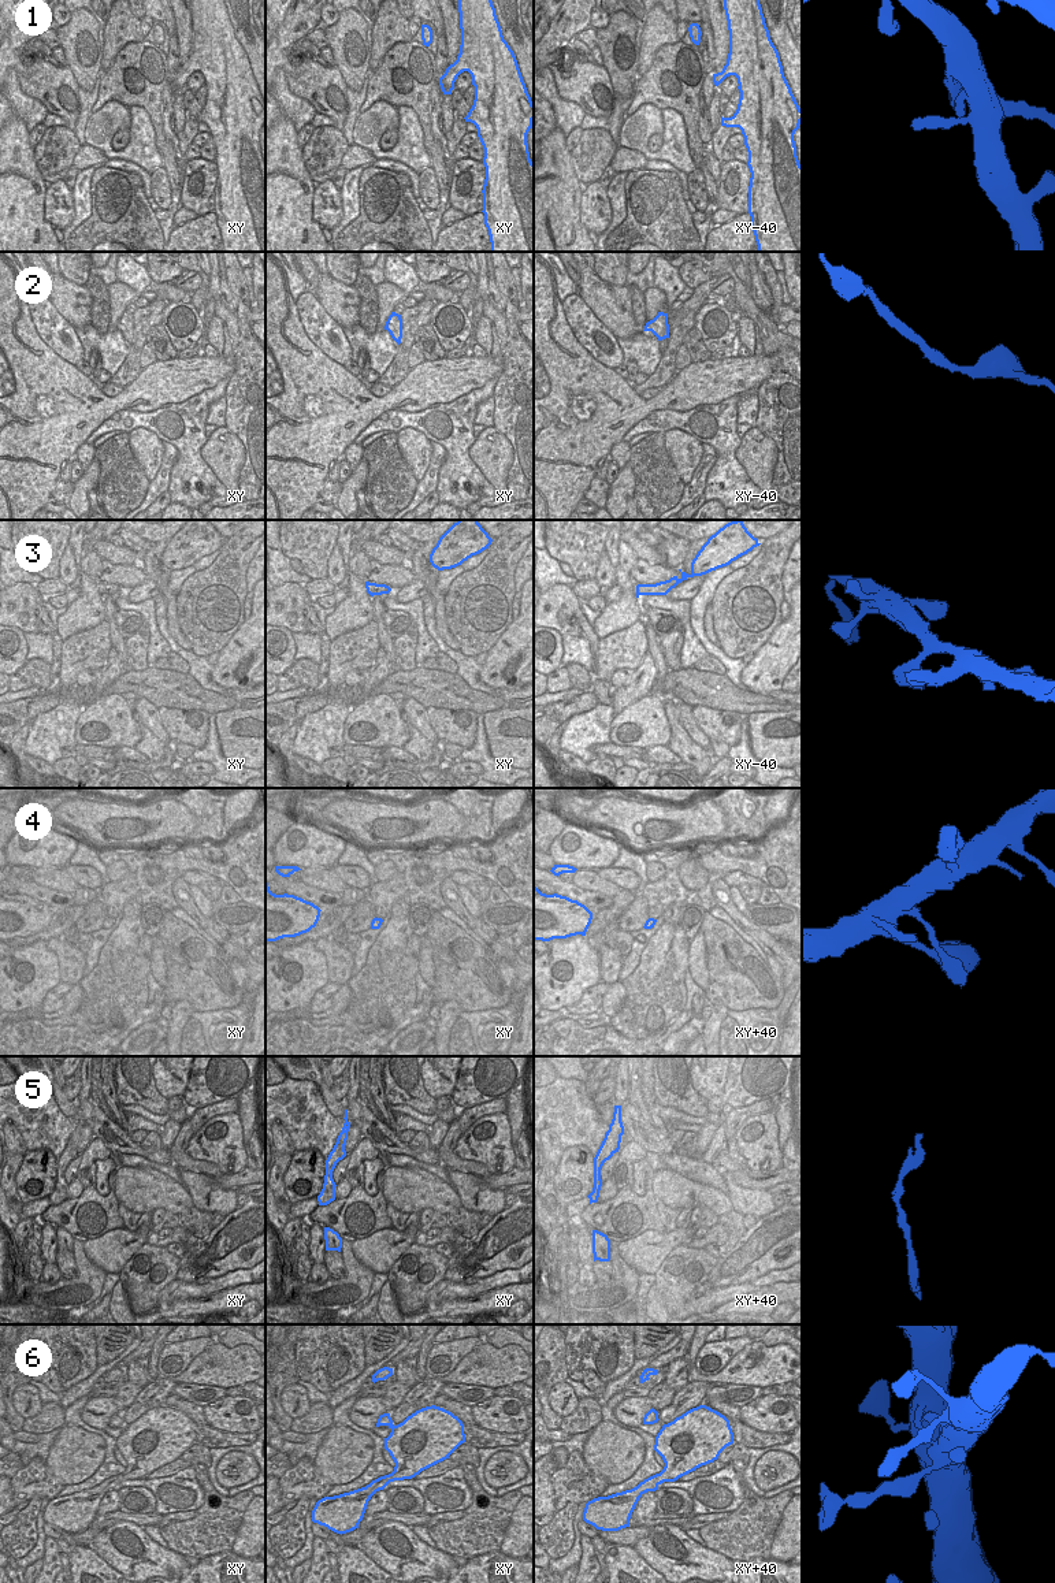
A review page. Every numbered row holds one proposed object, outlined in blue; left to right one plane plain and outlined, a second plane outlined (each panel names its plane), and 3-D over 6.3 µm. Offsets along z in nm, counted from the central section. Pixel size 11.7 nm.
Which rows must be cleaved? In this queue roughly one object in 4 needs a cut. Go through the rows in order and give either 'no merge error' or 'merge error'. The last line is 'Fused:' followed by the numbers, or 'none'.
1: no merge error
2: no merge error
3: no merge error
4: no merge error
5: no merge error
6: no merge error
Fused: none

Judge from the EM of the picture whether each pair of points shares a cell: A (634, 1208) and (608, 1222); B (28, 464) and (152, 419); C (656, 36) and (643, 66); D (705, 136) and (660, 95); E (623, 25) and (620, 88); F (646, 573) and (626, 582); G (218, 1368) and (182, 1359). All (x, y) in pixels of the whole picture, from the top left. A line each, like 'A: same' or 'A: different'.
A: same
B: different
C: same
D: different
E: same
F: different
G: different

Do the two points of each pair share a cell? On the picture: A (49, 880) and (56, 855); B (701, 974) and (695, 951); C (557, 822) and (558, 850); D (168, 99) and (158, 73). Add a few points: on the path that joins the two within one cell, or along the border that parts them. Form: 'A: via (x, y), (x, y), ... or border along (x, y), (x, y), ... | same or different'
A: border along (62, 866), (38, 866), (33, 869) | different
B: via (698, 969), (697, 957) | same
C: border along (567, 821), (548, 851) | different
D: border along (168, 82), (162, 92), (160, 118) | different

